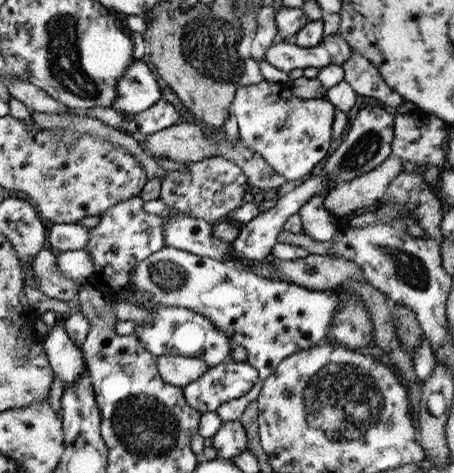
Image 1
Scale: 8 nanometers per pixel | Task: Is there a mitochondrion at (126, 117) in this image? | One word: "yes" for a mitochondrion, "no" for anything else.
no

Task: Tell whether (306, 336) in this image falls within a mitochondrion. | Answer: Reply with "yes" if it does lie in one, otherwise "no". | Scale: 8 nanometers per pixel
no

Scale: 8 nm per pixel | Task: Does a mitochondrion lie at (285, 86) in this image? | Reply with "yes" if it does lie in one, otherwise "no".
no

